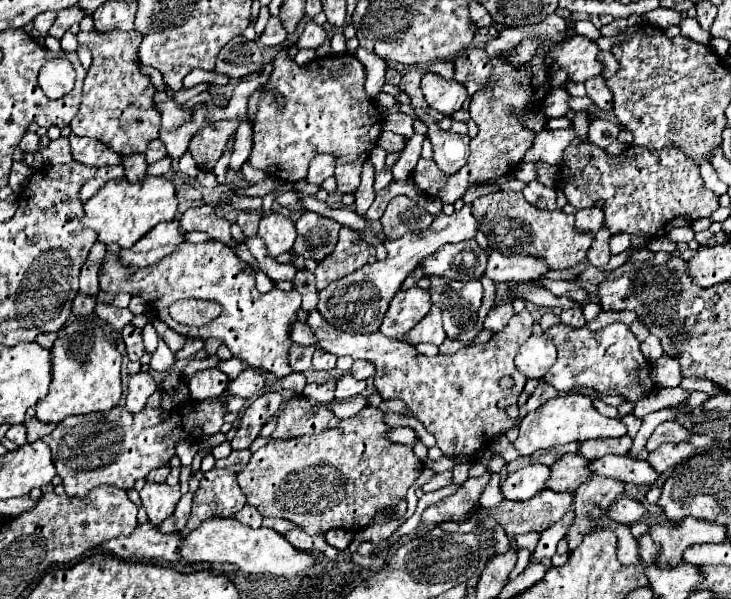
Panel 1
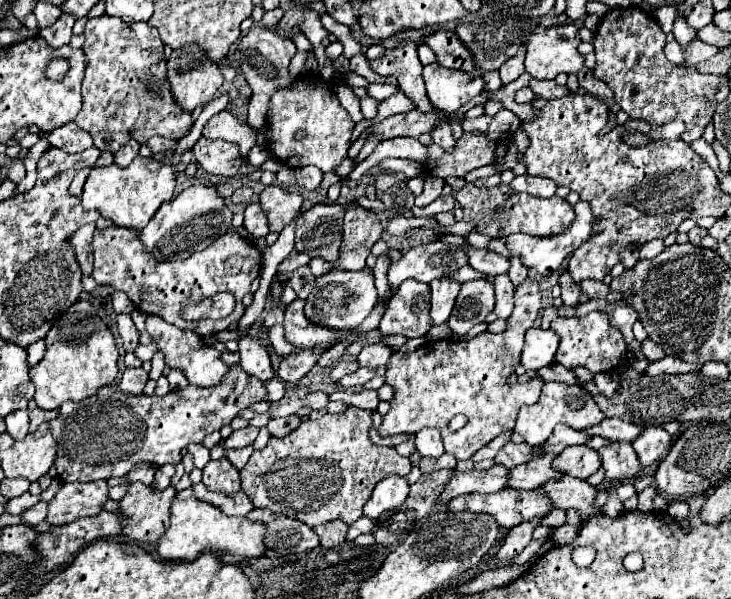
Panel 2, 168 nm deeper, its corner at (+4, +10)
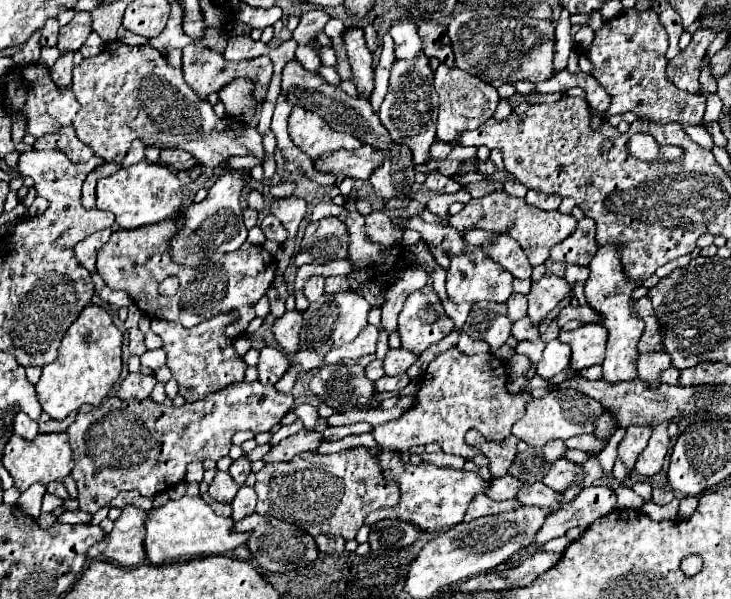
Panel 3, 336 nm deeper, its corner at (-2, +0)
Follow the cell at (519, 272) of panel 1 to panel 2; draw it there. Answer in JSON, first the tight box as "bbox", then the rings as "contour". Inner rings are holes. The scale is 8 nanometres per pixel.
{"bbox":[506,201,592,275],"contour":[[[578,201],[574,205],[574,211],[576,211],[576,219],[570,225],[570,229],[566,229],[564,235],[556,235],[556,237],[550,237],[550,239],[538,239],[538,237],[530,237],[530,235],[522,235],[522,233],[520,235],[508,235],[506,247],[510,251],[510,257],[518,255],[520,261],[528,269],[532,269],[534,273],[540,273],[540,275],[548,275],[548,273],[556,271],[564,263],[564,259],[570,253],[574,253],[574,249],[578,249],[592,235],[592,209],[590,209],[590,205],[586,201]]]}

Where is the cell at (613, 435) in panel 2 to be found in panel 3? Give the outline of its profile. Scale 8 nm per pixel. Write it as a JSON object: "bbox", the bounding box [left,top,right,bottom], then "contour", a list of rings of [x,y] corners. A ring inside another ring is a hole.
{"bbox":[564,435,606,451],"contour":[[[578,435],[578,437],[570,437],[564,443],[568,443],[570,449],[580,449],[580,451],[598,451],[604,449],[606,443],[600,443],[596,437],[592,435]]]}

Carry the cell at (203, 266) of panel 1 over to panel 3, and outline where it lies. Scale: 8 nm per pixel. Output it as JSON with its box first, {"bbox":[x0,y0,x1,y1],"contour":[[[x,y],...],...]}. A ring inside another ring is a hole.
{"bbox":[98,211,276,337],"contour":[[[178,211],[174,217],[156,223],[156,227],[140,227],[140,231],[114,231],[108,243],[98,251],[98,273],[110,289],[126,291],[138,309],[152,319],[168,319],[182,323],[184,327],[194,327],[204,319],[220,313],[236,313],[236,319],[228,325],[226,335],[238,337],[246,331],[248,323],[256,317],[254,303],[270,289],[276,277],[276,259],[264,247],[244,243],[232,253],[214,253],[206,263],[198,267],[186,267],[172,259],[170,239],[172,227],[180,227]],[[176,275],[180,279],[180,289],[174,297],[162,297],[158,293],[158,283],[166,277]]]}

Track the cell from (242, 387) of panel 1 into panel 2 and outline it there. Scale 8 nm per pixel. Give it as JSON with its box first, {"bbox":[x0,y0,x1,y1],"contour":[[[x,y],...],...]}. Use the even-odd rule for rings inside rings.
{"bbox":[240,337,274,381],"contour":[[[244,337],[240,339],[240,367],[260,381],[268,381],[274,377],[270,355],[266,347],[258,339]]]}

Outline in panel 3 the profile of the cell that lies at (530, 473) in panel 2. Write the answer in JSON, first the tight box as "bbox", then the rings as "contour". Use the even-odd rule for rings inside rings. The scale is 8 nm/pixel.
{"bbox":[486,475,522,501],"contour":[[[504,475],[500,479],[492,477],[490,479],[490,487],[486,491],[486,495],[494,501],[502,501],[502,499],[514,499],[516,491],[522,487],[522,483],[518,479],[512,479],[510,475]]]}

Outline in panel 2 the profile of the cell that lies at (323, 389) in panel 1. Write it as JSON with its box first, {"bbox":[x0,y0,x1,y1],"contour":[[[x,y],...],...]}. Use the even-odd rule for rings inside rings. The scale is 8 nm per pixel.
{"bbox":[330,361,358,383],"contour":[[[340,361],[340,363],[336,363],[332,369],[330,369],[330,381],[332,383],[336,383],[338,379],[342,379],[344,375],[348,375],[348,373],[352,373],[352,371],[356,371],[358,369],[358,361]]]}

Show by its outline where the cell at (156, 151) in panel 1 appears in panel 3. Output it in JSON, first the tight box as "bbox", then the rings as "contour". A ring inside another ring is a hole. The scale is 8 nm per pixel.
{"bbox":[160,149,192,165],"contour":[[[162,149],[160,151],[160,161],[164,165],[176,165],[176,163],[184,163],[188,159],[192,159],[192,155],[182,149]]]}

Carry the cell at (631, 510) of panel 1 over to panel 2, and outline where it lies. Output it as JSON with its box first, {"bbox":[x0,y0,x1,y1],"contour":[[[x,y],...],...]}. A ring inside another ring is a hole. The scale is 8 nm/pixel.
{"bbox":[542,477,600,523],"contour":[[[564,477],[564,481],[550,481],[550,485],[542,485],[546,493],[550,493],[554,509],[576,509],[580,515],[580,523],[588,517],[598,515],[600,507],[596,507],[598,489],[580,481],[576,477]]]}

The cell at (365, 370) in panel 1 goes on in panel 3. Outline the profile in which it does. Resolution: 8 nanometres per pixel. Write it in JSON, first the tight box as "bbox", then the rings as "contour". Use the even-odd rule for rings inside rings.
{"bbox":[384,349,418,375],"contour":[[[392,349],[386,353],[384,357],[384,369],[386,369],[386,375],[402,375],[406,373],[414,363],[416,363],[418,355],[406,351],[406,349]]]}

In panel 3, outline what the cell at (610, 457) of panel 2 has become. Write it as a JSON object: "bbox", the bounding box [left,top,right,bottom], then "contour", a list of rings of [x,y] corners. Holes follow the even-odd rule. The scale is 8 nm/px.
{"bbox":[618,425,652,471],"contour":[[[632,425],[628,427],[620,447],[618,447],[618,457],[624,461],[626,469],[632,471],[638,455],[646,449],[648,439],[652,435],[652,425]]]}

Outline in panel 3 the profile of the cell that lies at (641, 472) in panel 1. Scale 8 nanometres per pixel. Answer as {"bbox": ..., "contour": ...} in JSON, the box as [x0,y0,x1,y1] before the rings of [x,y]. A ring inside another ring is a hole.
{"bbox":[542,459,580,491],"contour":[[[558,459],[556,463],[552,463],[552,467],[546,473],[546,477],[542,479],[542,483],[554,491],[564,491],[564,487],[568,487],[568,483],[572,483],[572,479],[576,479],[576,475],[580,475],[580,467],[576,467],[576,463]]]}

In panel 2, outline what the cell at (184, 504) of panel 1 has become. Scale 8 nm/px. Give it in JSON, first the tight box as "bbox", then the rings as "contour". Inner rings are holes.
{"bbox":[192,483,254,515],"contour":[[[198,483],[198,485],[192,485],[192,489],[194,489],[194,497],[196,499],[202,499],[202,501],[208,501],[208,503],[212,503],[212,505],[220,505],[220,509],[226,513],[226,515],[248,515],[252,509],[254,509],[254,505],[252,505],[252,501],[242,493],[242,491],[238,491],[238,493],[234,493],[234,495],[222,495],[222,493],[214,493],[214,491],[208,491],[206,487],[204,487],[204,483]]]}

